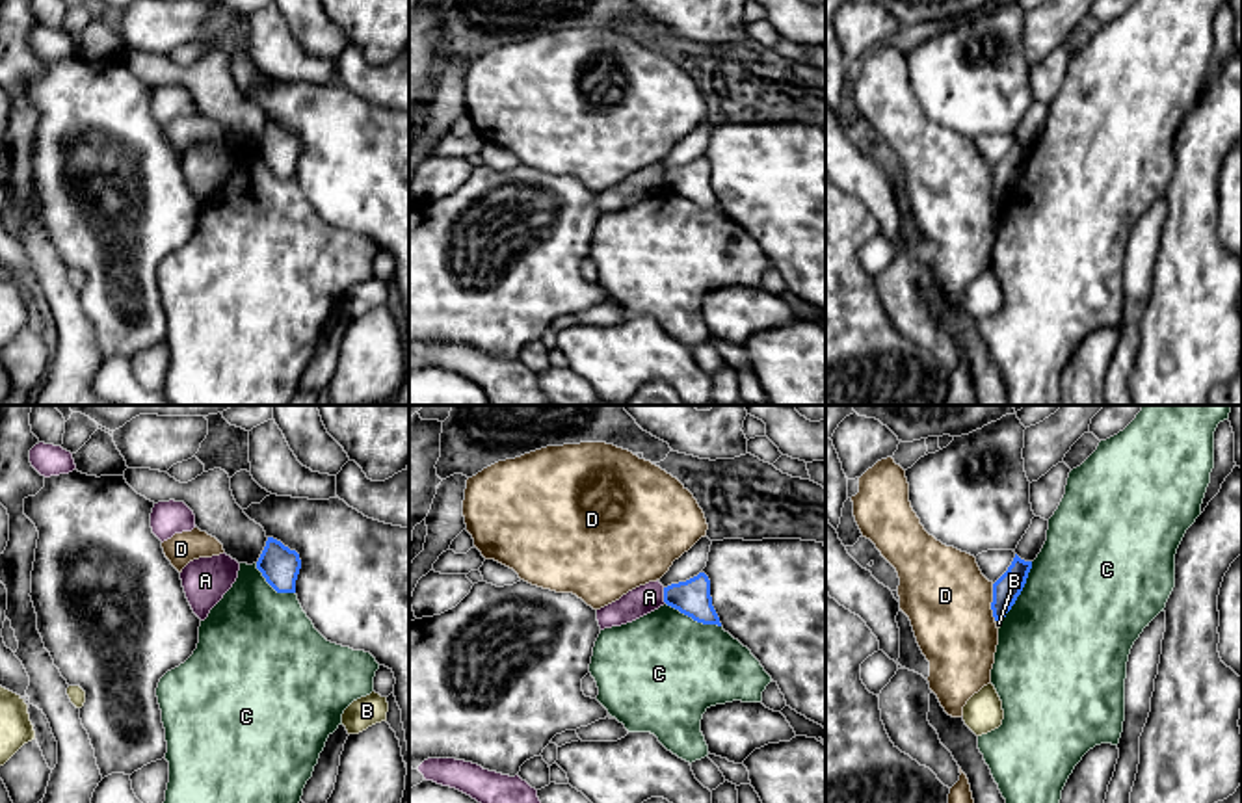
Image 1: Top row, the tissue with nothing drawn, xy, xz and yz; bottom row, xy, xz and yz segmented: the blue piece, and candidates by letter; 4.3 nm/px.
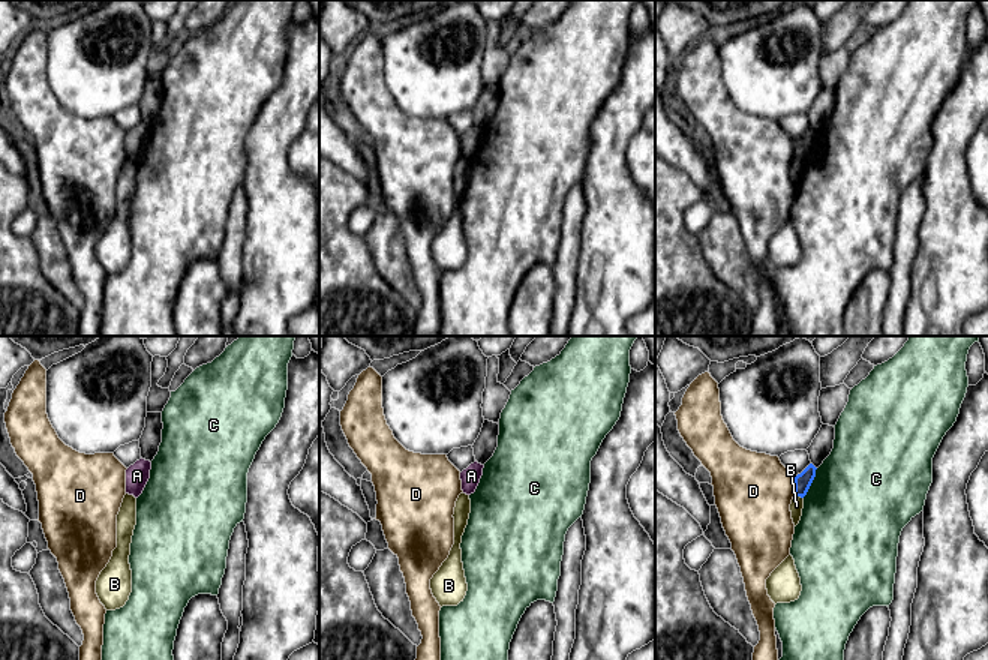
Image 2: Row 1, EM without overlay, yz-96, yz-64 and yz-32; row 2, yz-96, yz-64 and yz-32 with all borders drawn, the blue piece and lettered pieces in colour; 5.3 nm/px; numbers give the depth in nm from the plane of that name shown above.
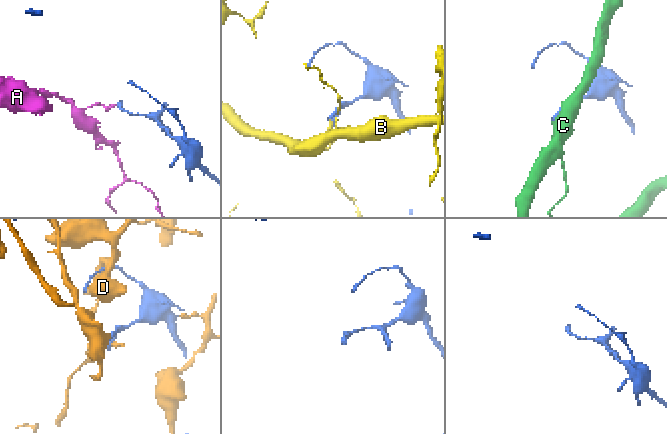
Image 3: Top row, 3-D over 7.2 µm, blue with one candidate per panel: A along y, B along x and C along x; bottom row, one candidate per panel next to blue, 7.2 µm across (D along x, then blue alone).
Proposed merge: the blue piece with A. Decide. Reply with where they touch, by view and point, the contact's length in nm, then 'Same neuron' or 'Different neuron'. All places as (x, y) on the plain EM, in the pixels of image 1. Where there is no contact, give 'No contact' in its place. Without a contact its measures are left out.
Touches blue at xz (664, 179). Shared border 70 nm. Different neuron

